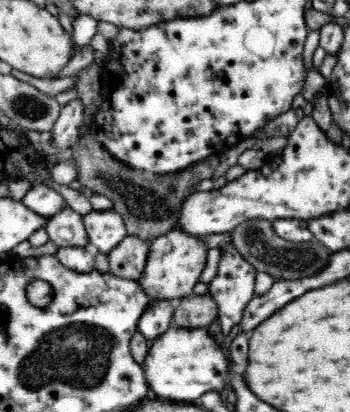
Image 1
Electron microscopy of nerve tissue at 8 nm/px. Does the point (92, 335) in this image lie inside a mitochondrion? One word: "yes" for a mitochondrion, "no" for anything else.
yes

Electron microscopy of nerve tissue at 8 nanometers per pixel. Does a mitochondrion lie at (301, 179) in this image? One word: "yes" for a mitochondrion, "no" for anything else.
no

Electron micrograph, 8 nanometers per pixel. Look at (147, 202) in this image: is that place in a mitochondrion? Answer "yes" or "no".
yes

